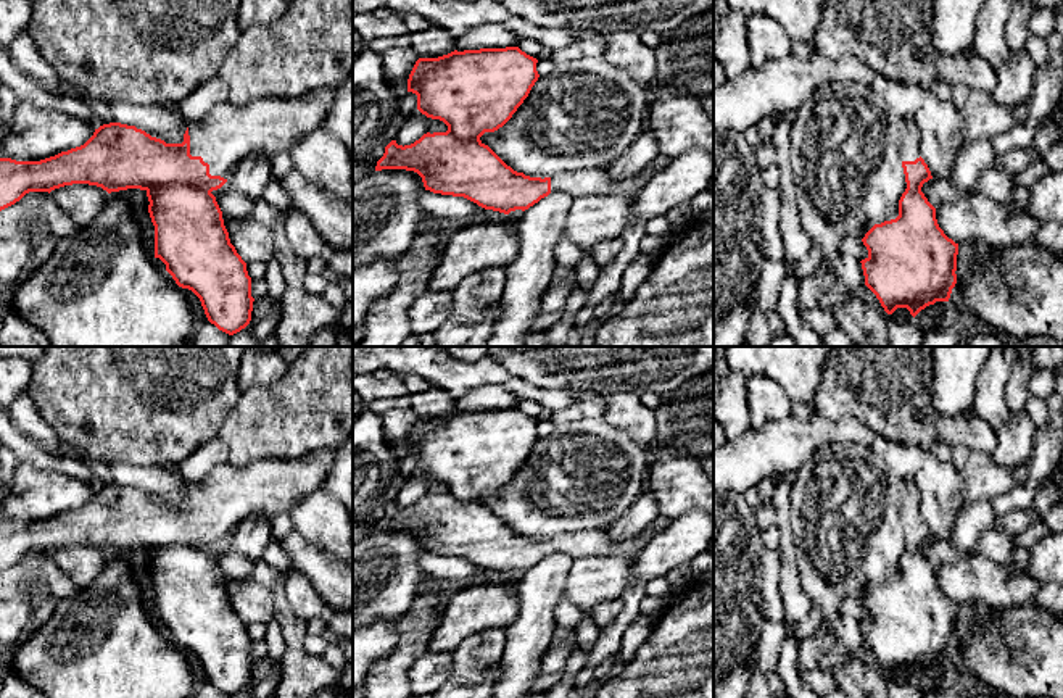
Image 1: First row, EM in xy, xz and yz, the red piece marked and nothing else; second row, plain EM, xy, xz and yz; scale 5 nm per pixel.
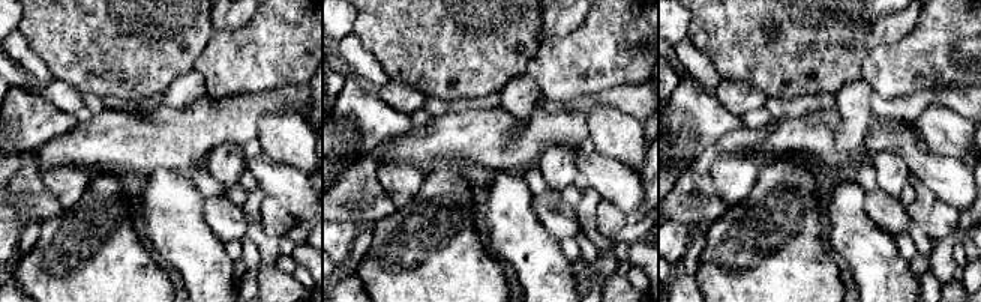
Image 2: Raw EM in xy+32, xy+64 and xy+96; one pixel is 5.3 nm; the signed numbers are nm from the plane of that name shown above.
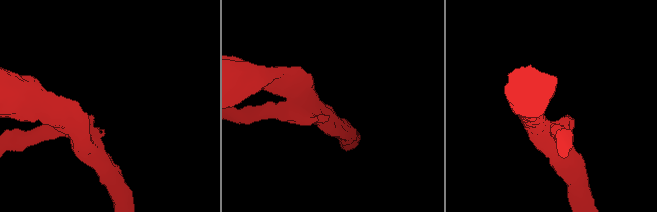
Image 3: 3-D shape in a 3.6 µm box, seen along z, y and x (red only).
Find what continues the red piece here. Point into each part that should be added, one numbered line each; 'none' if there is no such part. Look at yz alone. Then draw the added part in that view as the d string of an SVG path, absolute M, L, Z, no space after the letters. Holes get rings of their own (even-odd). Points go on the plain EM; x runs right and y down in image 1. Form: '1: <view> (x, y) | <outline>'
1: yz (910, 498) | M904 479L899 516L902 522L915 522L921 517L921 493L912 479Z

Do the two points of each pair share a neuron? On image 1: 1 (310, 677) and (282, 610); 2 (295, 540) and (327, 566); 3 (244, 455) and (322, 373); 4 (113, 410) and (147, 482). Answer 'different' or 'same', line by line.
1: same
2: same
3: same
4: different

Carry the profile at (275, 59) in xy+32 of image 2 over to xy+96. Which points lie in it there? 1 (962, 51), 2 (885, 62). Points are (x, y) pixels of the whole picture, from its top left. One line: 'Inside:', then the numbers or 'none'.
Inside: 2

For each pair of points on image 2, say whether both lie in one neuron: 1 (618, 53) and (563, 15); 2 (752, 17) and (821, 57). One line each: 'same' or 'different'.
1: different
2: same

